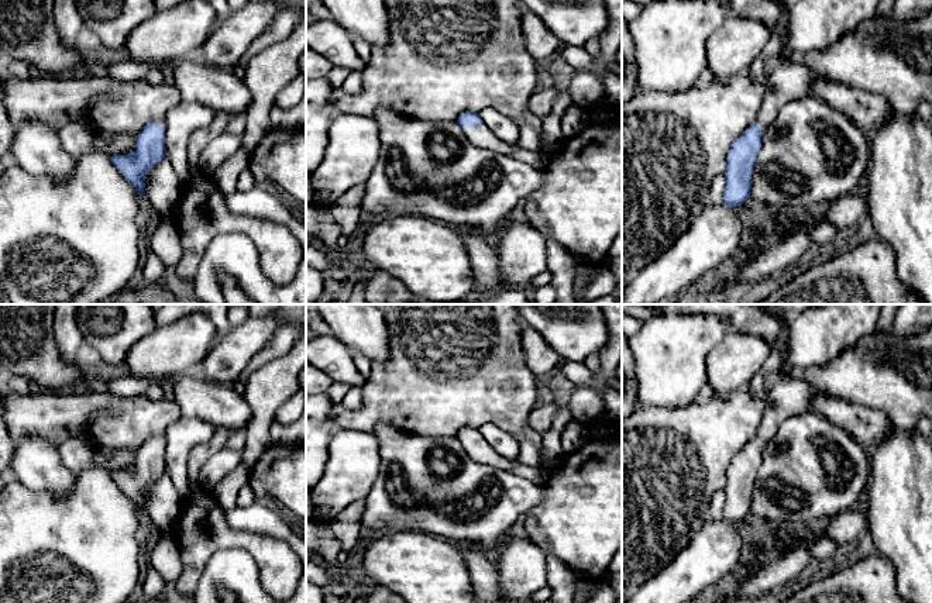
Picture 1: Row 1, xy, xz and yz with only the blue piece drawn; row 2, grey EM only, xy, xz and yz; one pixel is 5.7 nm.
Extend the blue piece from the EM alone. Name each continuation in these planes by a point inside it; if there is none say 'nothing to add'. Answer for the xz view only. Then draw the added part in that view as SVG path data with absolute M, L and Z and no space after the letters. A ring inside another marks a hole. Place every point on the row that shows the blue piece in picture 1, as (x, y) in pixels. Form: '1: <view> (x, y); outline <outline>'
1: xz (481, 135); outline M485 124L462 128L462 132L472 145L492 149L505 155L510 155L516 148L496 138Z

